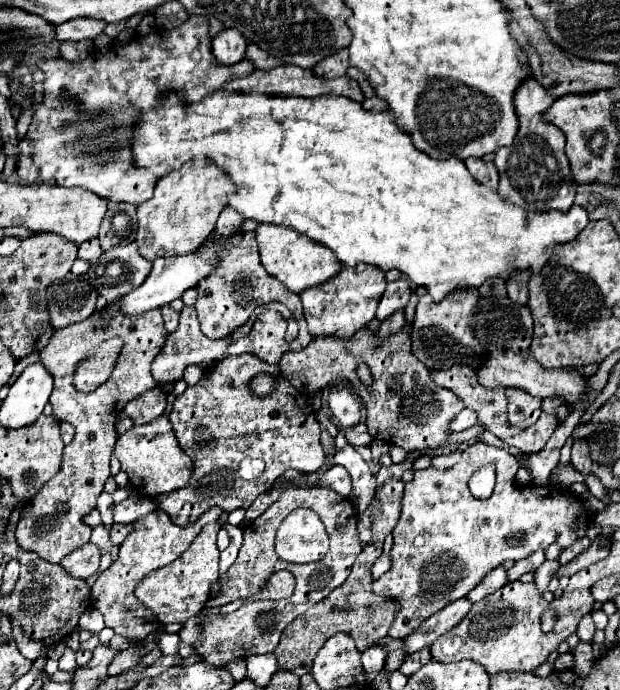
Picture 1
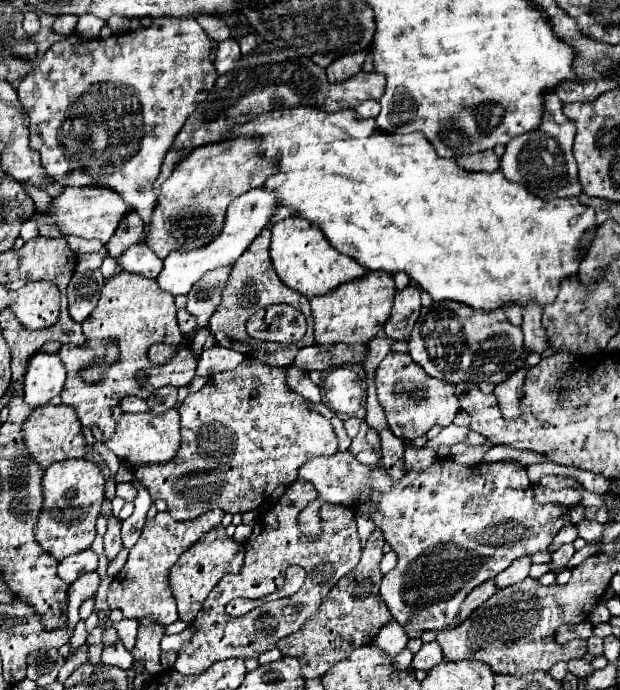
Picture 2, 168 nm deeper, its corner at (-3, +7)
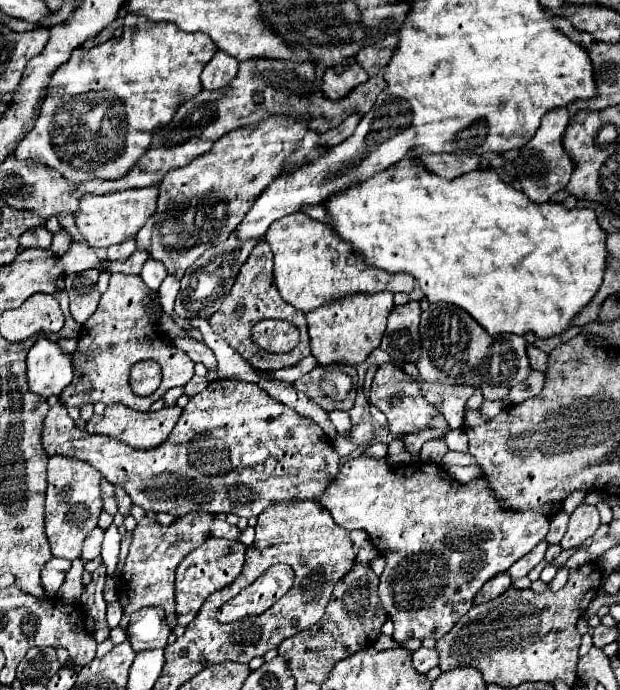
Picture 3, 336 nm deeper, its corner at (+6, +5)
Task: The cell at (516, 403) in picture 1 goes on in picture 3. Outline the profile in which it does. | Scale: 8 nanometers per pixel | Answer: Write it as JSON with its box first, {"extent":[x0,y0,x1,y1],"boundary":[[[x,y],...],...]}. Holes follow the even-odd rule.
{"extent":[481,385,509,401],"boundary":[[[485,385],[485,387],[481,387],[481,389],[483,389],[483,397],[489,399],[489,401],[505,399],[507,393],[509,393],[509,387],[491,387],[491,385]]]}

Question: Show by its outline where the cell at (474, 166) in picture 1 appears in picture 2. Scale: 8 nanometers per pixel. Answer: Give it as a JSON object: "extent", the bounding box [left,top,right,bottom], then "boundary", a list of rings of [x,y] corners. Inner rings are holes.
{"extent":[456,151,498,171],"boundary":[[[482,151],[482,153],[472,153],[466,157],[458,157],[456,159],[458,167],[466,169],[466,171],[496,171],[498,169],[498,157],[494,151]]]}

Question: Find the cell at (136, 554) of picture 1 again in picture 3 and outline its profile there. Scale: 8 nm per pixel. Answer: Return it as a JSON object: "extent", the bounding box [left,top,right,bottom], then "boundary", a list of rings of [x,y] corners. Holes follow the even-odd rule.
{"extent":[119,513,215,629],"boundary":[[[187,513],[173,521],[171,525],[161,525],[151,517],[145,517],[137,523],[133,531],[133,543],[129,547],[129,555],[123,565],[121,573],[121,595],[119,603],[123,607],[123,613],[133,613],[141,607],[161,607],[165,611],[165,619],[169,627],[173,629],[177,625],[175,617],[175,569],[181,563],[181,559],[199,547],[209,535],[211,535],[211,525],[215,521],[213,513]]]}

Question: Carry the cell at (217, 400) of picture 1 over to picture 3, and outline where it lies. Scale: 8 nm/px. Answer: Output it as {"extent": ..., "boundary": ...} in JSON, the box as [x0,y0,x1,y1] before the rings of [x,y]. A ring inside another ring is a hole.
{"extent":[41,379,339,517],"boundary":[[[215,379],[189,399],[177,425],[159,447],[137,451],[125,447],[105,435],[89,435],[75,427],[65,405],[55,403],[41,431],[41,441],[47,457],[63,455],[71,459],[81,459],[101,471],[111,483],[121,483],[131,501],[145,511],[163,511],[173,517],[183,517],[191,511],[209,511],[209,513],[233,513],[239,517],[259,515],[269,503],[281,499],[313,499],[321,495],[329,479],[337,473],[339,455],[331,445],[323,429],[311,419],[301,417],[297,411],[273,399],[257,383],[235,381],[235,379]]]}

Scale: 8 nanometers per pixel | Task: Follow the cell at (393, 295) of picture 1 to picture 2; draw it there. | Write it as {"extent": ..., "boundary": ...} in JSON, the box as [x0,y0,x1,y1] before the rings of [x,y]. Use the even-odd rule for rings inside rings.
{"extent":[384,285,422,341],"boundary":[[[410,285],[404,291],[398,291],[394,299],[392,315],[384,327],[386,337],[392,341],[408,341],[412,327],[420,317],[420,311],[422,311],[420,289]]]}

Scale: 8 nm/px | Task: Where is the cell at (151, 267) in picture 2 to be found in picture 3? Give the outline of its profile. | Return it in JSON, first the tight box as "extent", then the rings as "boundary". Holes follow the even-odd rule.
{"extent":[141,259,167,291],"boundary":[[[147,259],[147,263],[145,263],[143,269],[141,269],[141,279],[143,279],[145,285],[151,287],[153,291],[159,289],[161,281],[165,279],[165,275],[167,275],[165,265],[163,265],[163,263],[157,263],[155,259]]]}

